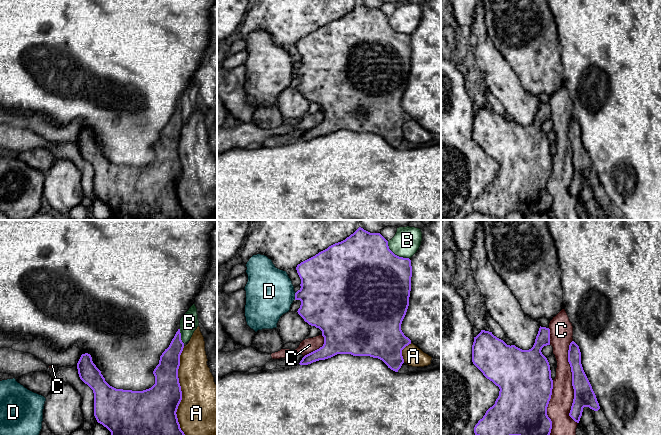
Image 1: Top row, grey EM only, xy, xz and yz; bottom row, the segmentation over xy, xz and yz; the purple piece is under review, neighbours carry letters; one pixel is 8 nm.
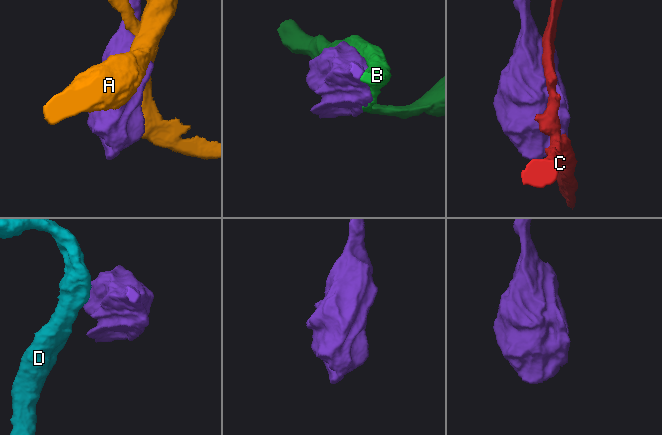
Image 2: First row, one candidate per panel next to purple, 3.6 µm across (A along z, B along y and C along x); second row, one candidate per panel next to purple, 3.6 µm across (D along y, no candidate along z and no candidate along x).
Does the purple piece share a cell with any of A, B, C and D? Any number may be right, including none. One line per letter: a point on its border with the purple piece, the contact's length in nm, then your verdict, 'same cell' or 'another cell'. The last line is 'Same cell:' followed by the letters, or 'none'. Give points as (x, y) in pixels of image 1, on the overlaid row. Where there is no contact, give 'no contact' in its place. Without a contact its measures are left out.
A: contact xy (180, 390); length 700 nm; another cell
B: contact xz (396, 255); length 240 nm; another cell
C: contact yz (572, 382); length 650 nm; another cell
D: contact xz (295, 296); length 70 nm; another cell
Same cell: none

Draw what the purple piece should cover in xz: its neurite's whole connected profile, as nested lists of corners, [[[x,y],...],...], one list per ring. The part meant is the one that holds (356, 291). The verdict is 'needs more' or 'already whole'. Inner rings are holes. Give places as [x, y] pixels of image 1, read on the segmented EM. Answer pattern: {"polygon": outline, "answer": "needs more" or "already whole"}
{"polygon": [[[359,227],[345,240],[298,264],[296,270],[301,279],[301,288],[295,293],[295,300],[301,301],[297,312],[309,325],[319,328],[324,337],[323,346],[305,355],[299,364],[308,365],[337,354],[351,354],[378,358],[388,368],[398,372],[404,363],[402,350],[411,344],[411,340],[401,330],[409,306],[411,260],[395,255],[380,233],[370,233]]], "answer": "already whole"}

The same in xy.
{"polygon": [[[178,329],[153,371],[155,384],[143,391],[116,389],[110,386],[93,363],[91,355],[82,354],[77,363],[78,374],[80,379],[93,390],[94,416],[97,422],[106,427],[111,435],[185,435],[176,414],[182,400],[178,369],[183,348],[184,343]]], "answer": "already whole"}

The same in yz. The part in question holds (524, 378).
{"polygon": [[[541,326],[529,350],[507,345],[492,332],[485,330],[474,337],[472,362],[500,389],[495,404],[475,425],[475,435],[550,435],[552,421],[547,415],[547,407],[552,395],[553,380],[549,362],[541,352],[547,345],[550,345],[550,329]]], "answer": "already whole"}

